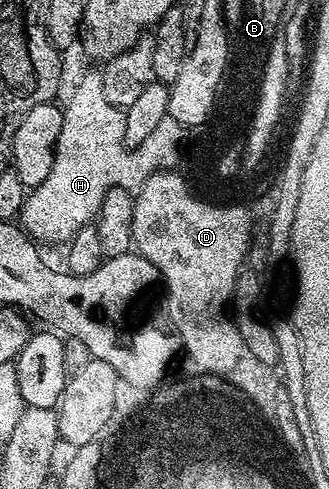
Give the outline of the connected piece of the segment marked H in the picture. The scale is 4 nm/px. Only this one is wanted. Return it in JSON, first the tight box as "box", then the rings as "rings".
{"box":[19,74,142,243],"rings":[[[85,74],[81,83],[73,90],[69,103],[64,103],[65,119],[59,132],[55,160],[51,164],[51,172],[47,172],[47,180],[43,184],[32,187],[28,191],[25,203],[21,205],[19,215],[20,225],[26,234],[38,243],[61,242],[68,243],[79,228],[90,225],[100,212],[104,194],[116,186],[128,187],[138,177],[142,167],[142,156],[124,146],[125,110],[115,107],[107,100],[103,92],[101,74]]]}

